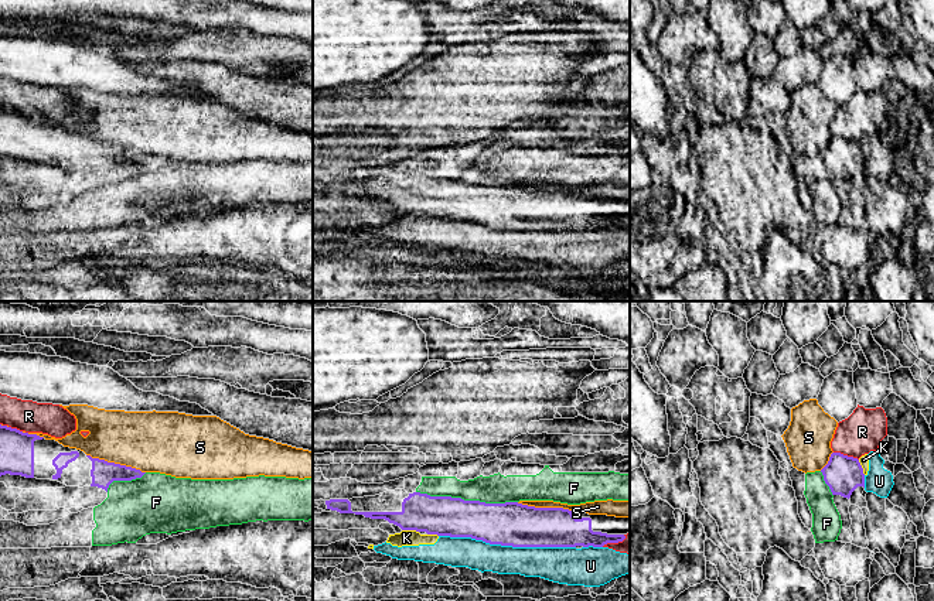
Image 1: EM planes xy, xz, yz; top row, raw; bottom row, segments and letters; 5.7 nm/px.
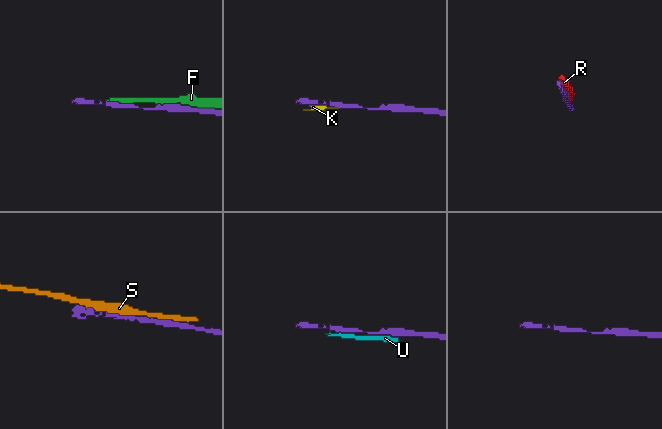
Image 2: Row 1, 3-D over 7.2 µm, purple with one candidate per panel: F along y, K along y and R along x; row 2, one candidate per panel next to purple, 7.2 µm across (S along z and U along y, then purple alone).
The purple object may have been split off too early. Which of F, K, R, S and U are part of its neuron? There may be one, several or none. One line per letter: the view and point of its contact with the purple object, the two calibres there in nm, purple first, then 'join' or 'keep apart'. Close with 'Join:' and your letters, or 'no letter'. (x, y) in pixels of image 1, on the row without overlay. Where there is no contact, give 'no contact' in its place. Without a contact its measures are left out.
F: contact xz (467, 184); calibres 240 and 160 nm; keep apart
K: contact xz (411, 212); calibres 220 and 100 nm; keep apart
R: contact yz (846, 139); calibres 220 and 240 nm; keep apart
S: contact xy (116, 147); calibres 140 and 360 nm; keep apart
U: contact xz (507, 228); calibres 260 and 180 nm; keep apart
Join: no letter

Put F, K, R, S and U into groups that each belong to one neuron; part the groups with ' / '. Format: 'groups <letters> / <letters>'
groups F / K U / R / S

